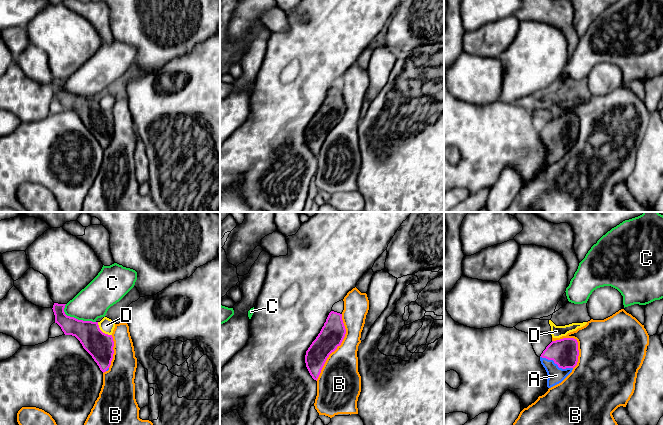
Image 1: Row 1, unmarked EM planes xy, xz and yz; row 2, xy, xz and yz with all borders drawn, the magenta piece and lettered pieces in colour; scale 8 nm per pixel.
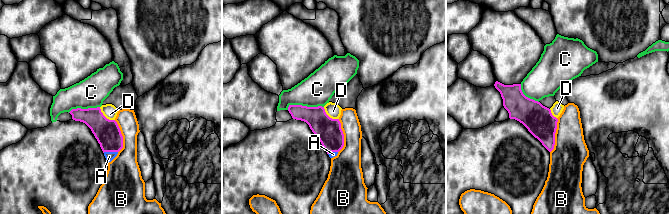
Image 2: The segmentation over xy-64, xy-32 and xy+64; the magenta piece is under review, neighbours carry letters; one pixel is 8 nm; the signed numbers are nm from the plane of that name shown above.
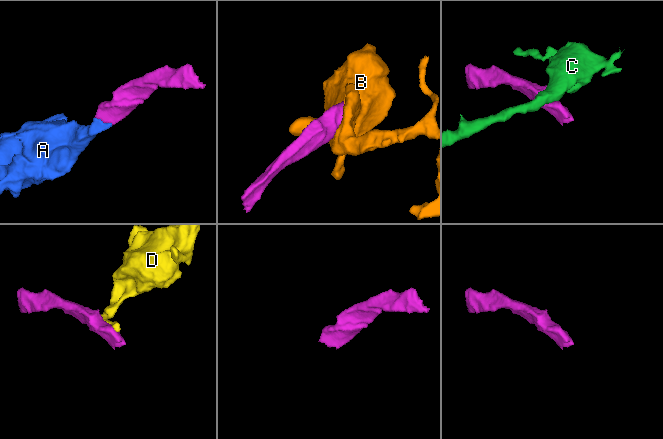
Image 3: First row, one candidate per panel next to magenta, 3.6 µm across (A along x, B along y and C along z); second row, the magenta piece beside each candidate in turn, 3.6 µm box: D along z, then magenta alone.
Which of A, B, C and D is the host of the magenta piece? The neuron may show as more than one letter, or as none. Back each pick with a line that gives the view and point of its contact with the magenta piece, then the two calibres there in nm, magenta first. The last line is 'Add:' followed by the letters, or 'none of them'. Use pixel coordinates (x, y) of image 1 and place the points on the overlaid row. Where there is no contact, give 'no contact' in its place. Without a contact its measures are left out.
A: yz (556, 363) | 220/140 nm
Add: A

